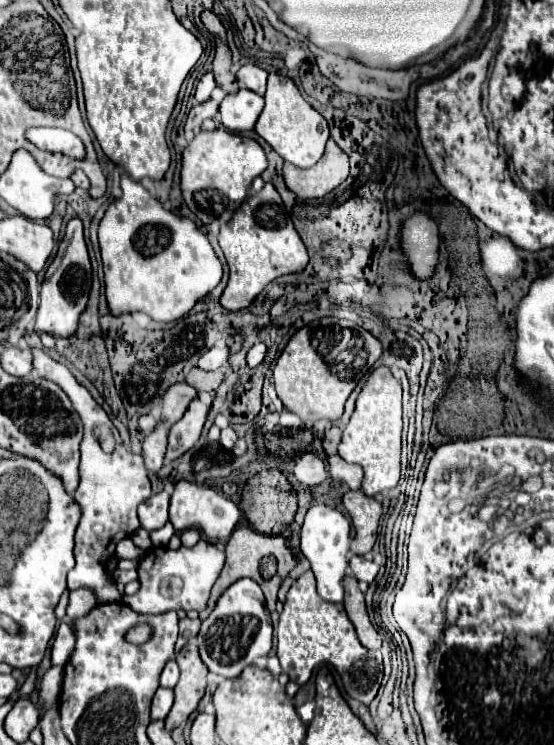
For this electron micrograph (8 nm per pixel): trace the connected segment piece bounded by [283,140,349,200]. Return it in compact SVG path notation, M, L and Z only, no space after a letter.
M335 140L327 142L323 158L313 168L297 168L293 164L285 164L283 178L291 192L295 192L303 200L323 198L331 190L335 190L349 176L349 158L335 144Z

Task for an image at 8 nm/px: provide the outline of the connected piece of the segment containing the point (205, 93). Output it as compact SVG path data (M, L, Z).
M207 72L207 74L199 80L199 84L197 84L195 100L197 100L197 102L205 102L205 100L211 96L211 90L213 90L213 88L215 88L213 76L211 76L211 72Z

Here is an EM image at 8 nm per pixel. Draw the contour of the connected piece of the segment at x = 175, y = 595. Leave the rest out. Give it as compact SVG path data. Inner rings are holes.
M201 538L193 548L151 548L139 562L139 592L125 596L123 602L139 614L163 614L169 610L201 610L207 604L213 582L217 580L225 562L225 552L217 550L213 542Z

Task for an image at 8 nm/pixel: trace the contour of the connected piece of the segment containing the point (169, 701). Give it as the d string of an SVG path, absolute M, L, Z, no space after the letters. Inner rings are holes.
M159 688L151 704L151 720L165 720L171 706L173 706L173 690Z

